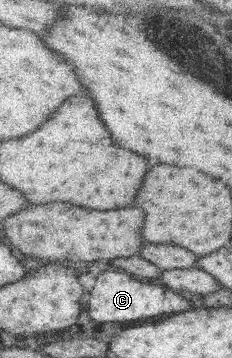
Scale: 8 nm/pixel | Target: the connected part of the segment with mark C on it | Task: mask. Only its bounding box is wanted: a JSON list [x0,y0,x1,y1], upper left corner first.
[88,271,198,322]

